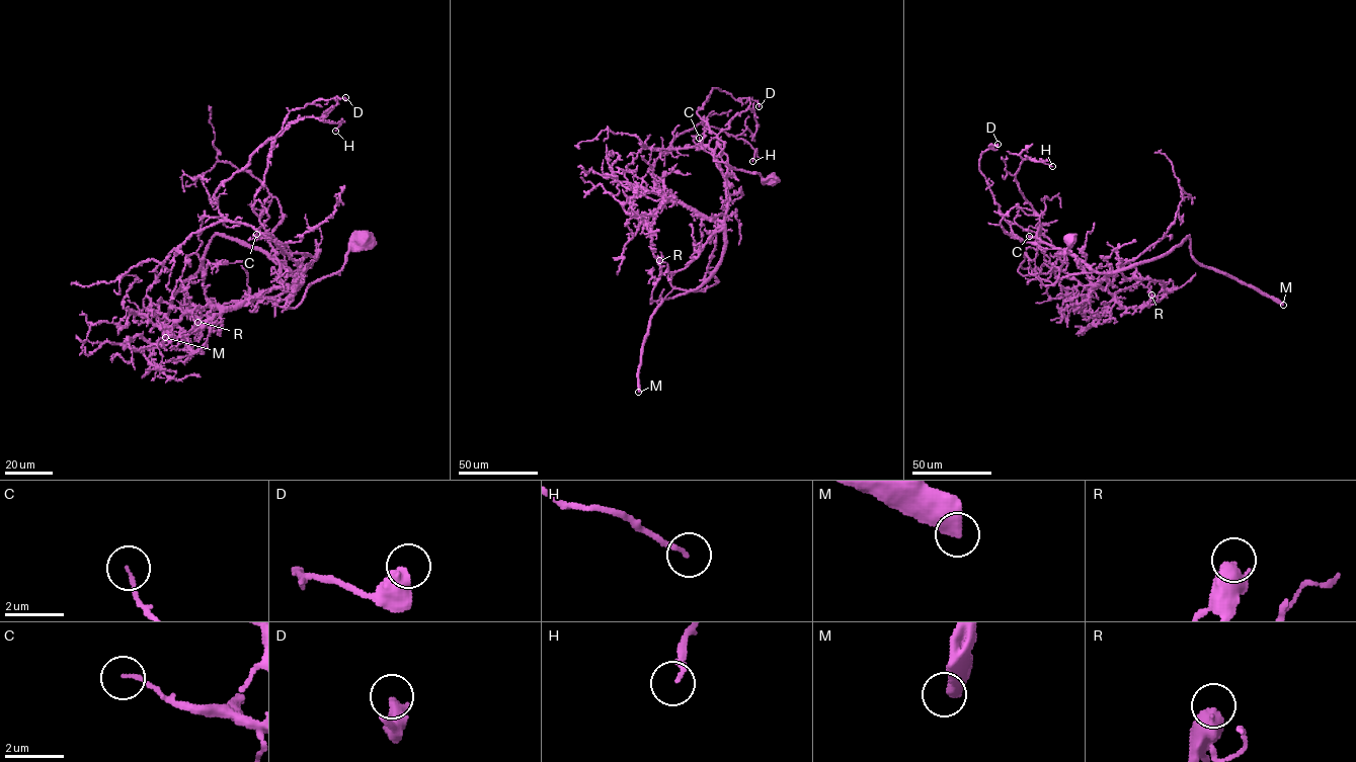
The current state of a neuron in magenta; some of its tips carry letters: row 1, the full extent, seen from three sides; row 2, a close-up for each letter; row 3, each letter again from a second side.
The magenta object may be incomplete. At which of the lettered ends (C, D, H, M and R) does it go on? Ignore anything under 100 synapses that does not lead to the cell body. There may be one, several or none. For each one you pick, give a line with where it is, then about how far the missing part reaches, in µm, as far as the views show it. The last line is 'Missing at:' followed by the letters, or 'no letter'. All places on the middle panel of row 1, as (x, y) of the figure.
M: at (638, 392); about 400 µm are missing
Missing at: M

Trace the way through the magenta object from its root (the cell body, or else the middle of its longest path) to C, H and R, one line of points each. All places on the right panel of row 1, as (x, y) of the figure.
C: (1069, 239), (1070, 246), (1065, 251), (1064, 262), (1053, 285), (1058, 279), (1092, 271), (1077, 258), (1029, 236)
H: (1069, 239), (1053, 285), (1092, 271), (1037, 237), (1039, 217), (1015, 180), (1026, 157), (1052, 166)
R: (1069, 239), (1053, 285), (1072, 274), (1112, 272), (1093, 284), (1105, 288), (1120, 306), (1137, 308), (1151, 294)

